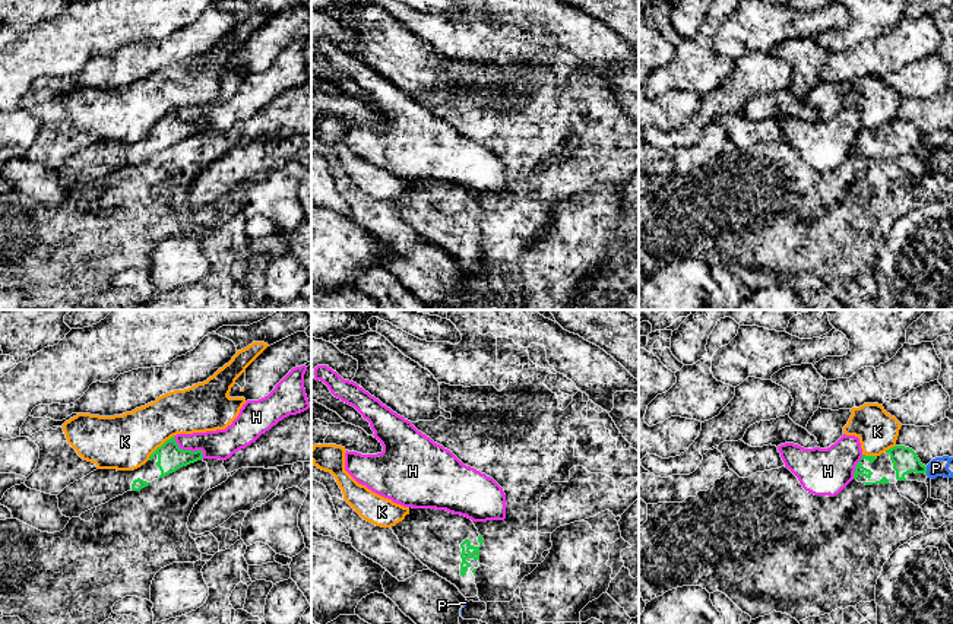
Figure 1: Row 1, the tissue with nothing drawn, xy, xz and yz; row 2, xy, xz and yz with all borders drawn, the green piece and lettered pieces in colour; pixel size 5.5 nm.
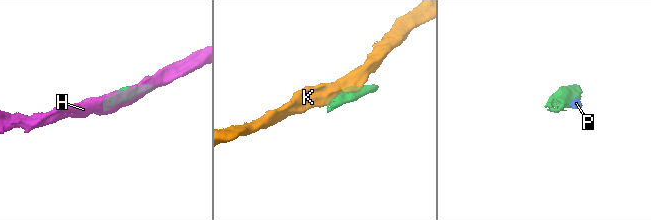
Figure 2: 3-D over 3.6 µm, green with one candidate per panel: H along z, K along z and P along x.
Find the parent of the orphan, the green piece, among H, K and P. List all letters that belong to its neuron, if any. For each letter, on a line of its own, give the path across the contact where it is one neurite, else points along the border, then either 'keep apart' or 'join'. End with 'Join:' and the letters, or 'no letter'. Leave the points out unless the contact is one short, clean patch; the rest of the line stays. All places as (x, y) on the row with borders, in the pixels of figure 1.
H: keep apart
K: keep apart
P: along yz (925, 466), (927, 474) | keep apart
Join: no letter

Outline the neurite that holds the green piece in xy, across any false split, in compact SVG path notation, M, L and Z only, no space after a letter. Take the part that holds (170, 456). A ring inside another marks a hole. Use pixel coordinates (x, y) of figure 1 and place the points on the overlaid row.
M171 437L149 456L145 465L134 471L96 469L75 481L57 495L58 509L66 517L79 517L127 491L140 491L155 479L202 460L202 457L202 450L183 450L175 437Z

